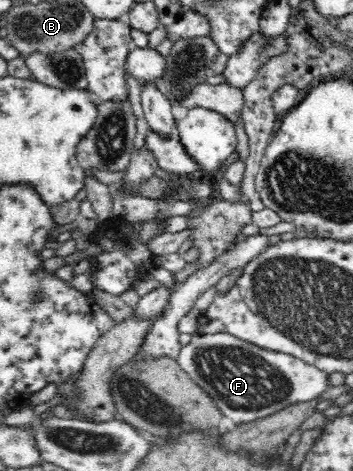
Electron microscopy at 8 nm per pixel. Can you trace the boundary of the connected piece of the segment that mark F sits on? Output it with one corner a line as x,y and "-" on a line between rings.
226,333
193,335
192,341
182,347
177,357
179,366
216,402
222,415
230,417
236,424
265,418
296,403
304,403
320,397
330,389
330,374
294,357
260,349
251,343
242,342

